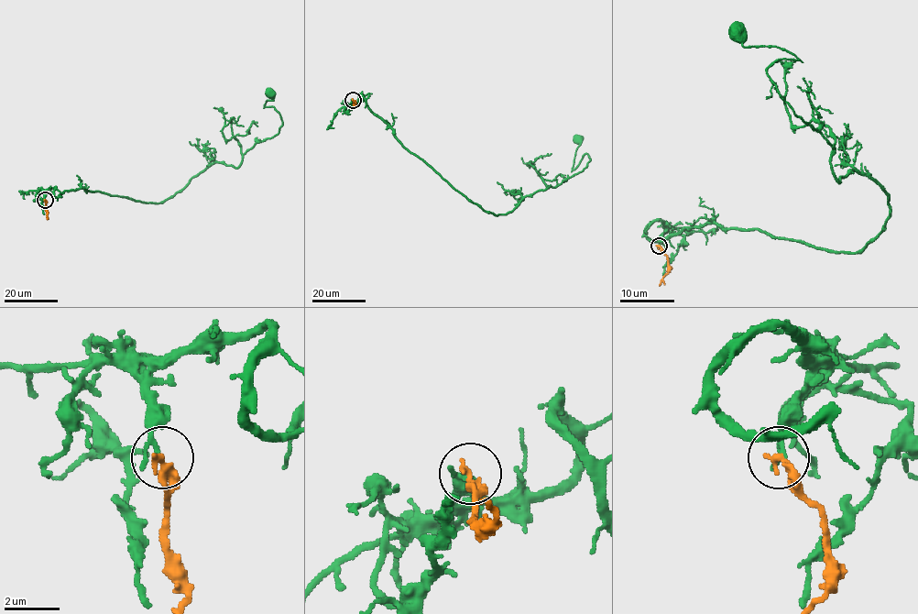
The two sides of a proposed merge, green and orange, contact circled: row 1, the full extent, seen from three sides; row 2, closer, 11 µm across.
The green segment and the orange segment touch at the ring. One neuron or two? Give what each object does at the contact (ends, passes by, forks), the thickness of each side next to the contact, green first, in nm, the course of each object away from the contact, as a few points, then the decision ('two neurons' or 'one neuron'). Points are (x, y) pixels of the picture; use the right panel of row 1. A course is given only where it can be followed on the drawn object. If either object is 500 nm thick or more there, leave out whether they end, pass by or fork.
green passes by | orange ends | 130/320 nm | green via (659, 246), (655, 220), (857, 253), (890, 209), (781, 95), (798, 59), (735, 33) | orange via (659, 246), (667, 257), (668, 265), (659, 285) | one neuron

